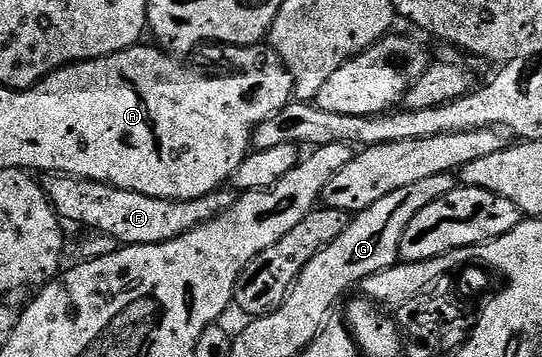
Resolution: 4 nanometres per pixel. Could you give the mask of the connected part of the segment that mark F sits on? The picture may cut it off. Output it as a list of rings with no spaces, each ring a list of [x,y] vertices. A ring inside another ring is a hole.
[[[58,174],[45,178],[48,179],[43,179],[42,182],[44,195],[48,197],[61,219],[68,221],[69,218],[72,222],[92,226],[88,228],[105,234],[108,238],[113,238],[116,243],[126,246],[158,244],[174,240],[229,210],[238,197],[235,189],[221,188],[206,196],[198,196],[190,200],[155,198],[123,190],[108,182],[95,182],[89,178],[73,178],[70,174]]]

